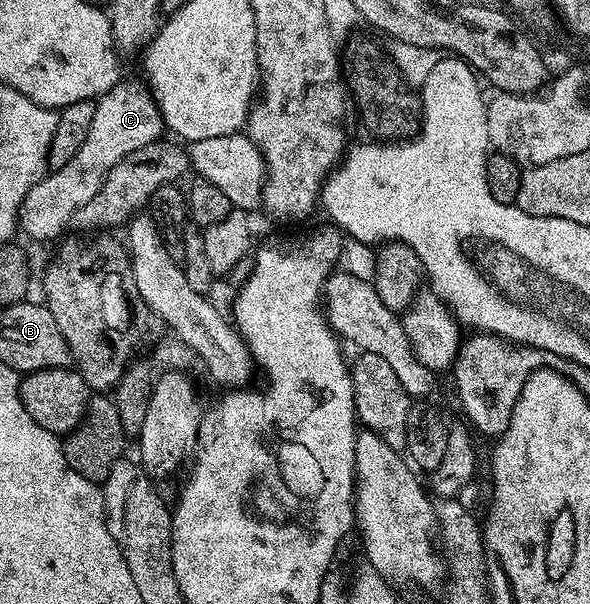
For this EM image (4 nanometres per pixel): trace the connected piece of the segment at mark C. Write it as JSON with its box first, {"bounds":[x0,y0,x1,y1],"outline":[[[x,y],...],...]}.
{"bounds":[18,84,165,242],"outline":[[[117,84],[113,90],[95,99],[94,121],[82,148],[78,148],[78,152],[74,152],[72,159],[62,164],[62,168],[45,173],[43,180],[26,192],[26,200],[22,200],[18,215],[19,229],[26,237],[36,242],[59,239],[67,224],[69,226],[73,221],[76,210],[102,188],[110,168],[130,156],[130,152],[157,141],[163,135],[160,133],[165,133],[164,120],[151,93],[145,87],[143,90],[140,86],[124,85]]]}

